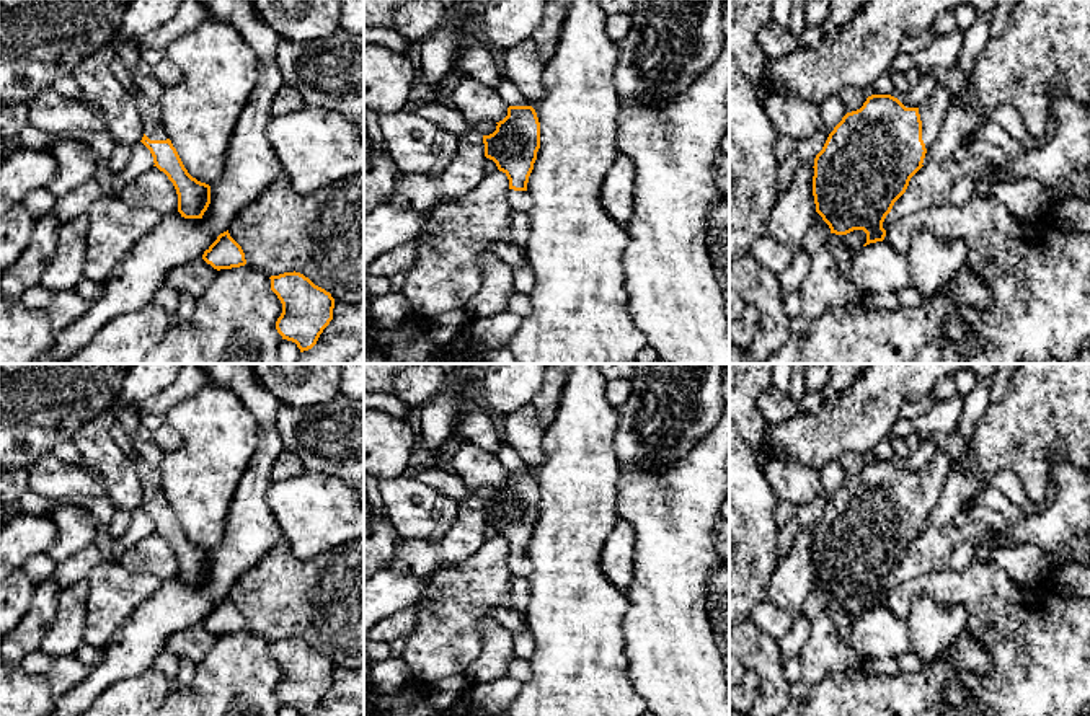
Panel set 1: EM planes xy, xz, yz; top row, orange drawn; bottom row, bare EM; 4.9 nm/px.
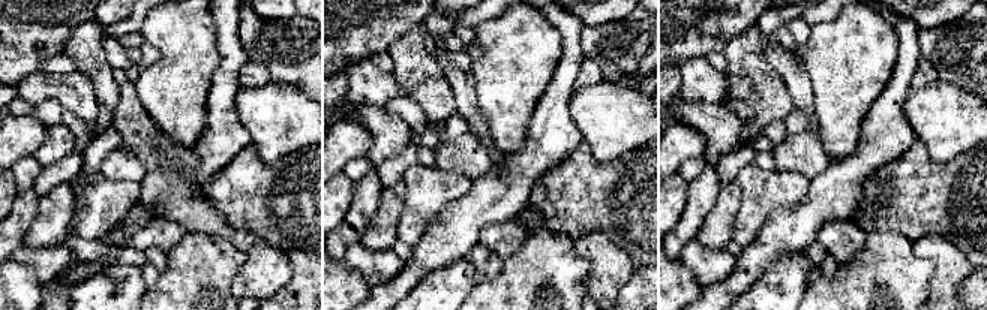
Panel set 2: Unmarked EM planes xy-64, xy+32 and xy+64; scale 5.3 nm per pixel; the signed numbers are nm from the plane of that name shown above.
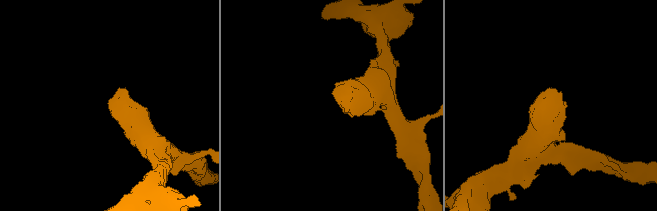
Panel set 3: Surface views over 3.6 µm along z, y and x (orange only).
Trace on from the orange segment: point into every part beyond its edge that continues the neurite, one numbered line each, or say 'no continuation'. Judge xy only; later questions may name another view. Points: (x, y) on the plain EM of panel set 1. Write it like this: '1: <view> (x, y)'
1: xy (150, 477)

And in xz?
1: xz (519, 566)

